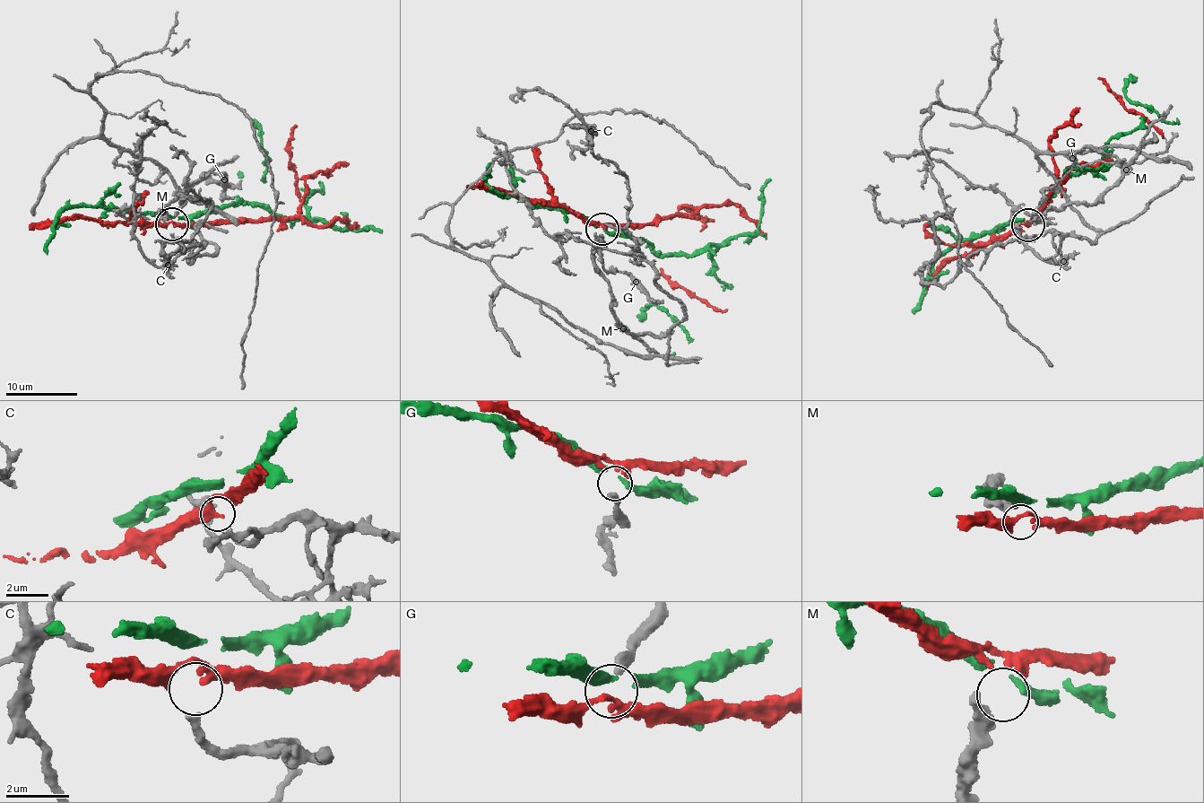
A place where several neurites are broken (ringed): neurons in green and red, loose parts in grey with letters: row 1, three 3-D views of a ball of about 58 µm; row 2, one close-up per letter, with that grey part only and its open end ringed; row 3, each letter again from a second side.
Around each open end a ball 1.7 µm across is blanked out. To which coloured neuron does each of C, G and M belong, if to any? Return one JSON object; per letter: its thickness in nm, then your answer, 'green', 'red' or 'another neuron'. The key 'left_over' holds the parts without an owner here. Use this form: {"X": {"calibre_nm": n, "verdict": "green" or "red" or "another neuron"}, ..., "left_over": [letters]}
{"C": {"calibre_nm": 280, "verdict": "another neuron"}, "G": {"calibre_nm": 300, "verdict": "green"}, "M": {"calibre_nm": 240, "verdict": "red"}, "left_over": ["C"]}

